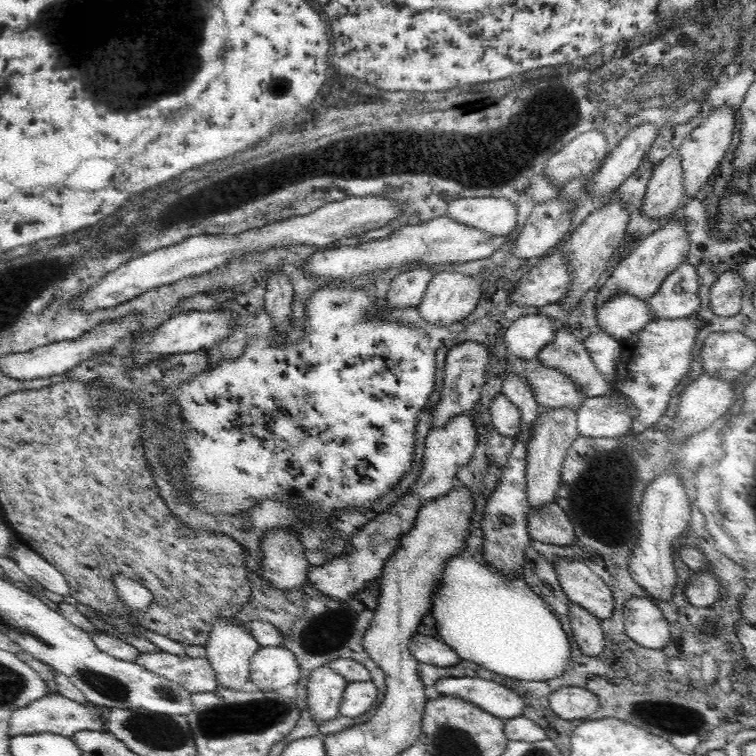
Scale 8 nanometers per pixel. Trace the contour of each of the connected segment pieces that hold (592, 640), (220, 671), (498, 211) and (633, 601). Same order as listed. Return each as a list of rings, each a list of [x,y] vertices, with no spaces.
[[[571,601],[568,616],[579,649],[588,657],[596,658],[598,654],[602,654],[605,640],[603,621],[588,612],[580,603]]]
[[[222,617],[214,622],[212,630],[210,630],[205,649],[207,659],[216,671],[219,686],[231,688],[231,690],[243,690],[246,687],[246,680],[250,677],[252,655],[260,648],[258,641],[246,626],[246,623],[237,622],[237,620],[233,620],[233,617]]]
[[[458,198],[446,206],[448,219],[490,236],[505,237],[516,224],[516,207],[506,198]]]
[[[648,595],[632,596],[624,602],[623,625],[627,636],[644,648],[660,649],[668,644],[668,621]]]

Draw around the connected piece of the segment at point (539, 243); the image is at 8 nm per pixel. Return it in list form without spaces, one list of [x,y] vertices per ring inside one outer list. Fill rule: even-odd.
[[[556,196],[534,207],[524,228],[512,240],[510,252],[516,259],[540,259],[562,243],[561,238],[570,226],[570,206],[559,200]]]

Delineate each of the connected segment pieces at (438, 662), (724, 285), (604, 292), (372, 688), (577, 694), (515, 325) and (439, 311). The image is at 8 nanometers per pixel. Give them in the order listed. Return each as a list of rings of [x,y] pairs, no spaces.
[[[425,631],[416,632],[412,635],[409,651],[417,662],[442,668],[454,666],[460,660],[454,649],[444,644],[439,638],[425,635]]]
[[[728,271],[721,274],[710,286],[708,307],[710,311],[722,319],[736,316],[742,302],[742,275]]]
[[[665,222],[665,225],[644,237],[638,246],[624,256],[618,264],[611,264],[604,277],[604,284],[596,291],[594,300],[596,310],[620,293],[647,301],[660,290],[664,279],[686,261],[688,249],[688,233],[682,229],[682,225]]]
[[[372,680],[348,683],[339,706],[339,714],[348,718],[360,716],[368,712],[376,696],[378,689]]]
[[[562,686],[550,696],[550,708],[564,720],[580,718],[586,720],[592,712],[598,710],[599,698],[591,690]]]
[[[526,315],[514,320],[504,335],[508,354],[526,361],[536,359],[542,346],[554,340],[554,322],[546,315]]]
[[[439,272],[426,284],[424,296],[416,309],[421,320],[428,325],[447,327],[474,310],[480,292],[480,283],[472,277],[456,272]]]

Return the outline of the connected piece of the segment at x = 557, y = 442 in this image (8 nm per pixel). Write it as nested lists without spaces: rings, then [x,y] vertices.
[[[561,407],[539,410],[537,418],[528,429],[524,457],[527,501],[531,508],[540,508],[544,502],[554,502],[560,484],[560,466],[568,448],[578,438],[576,430],[577,410],[574,407]]]

